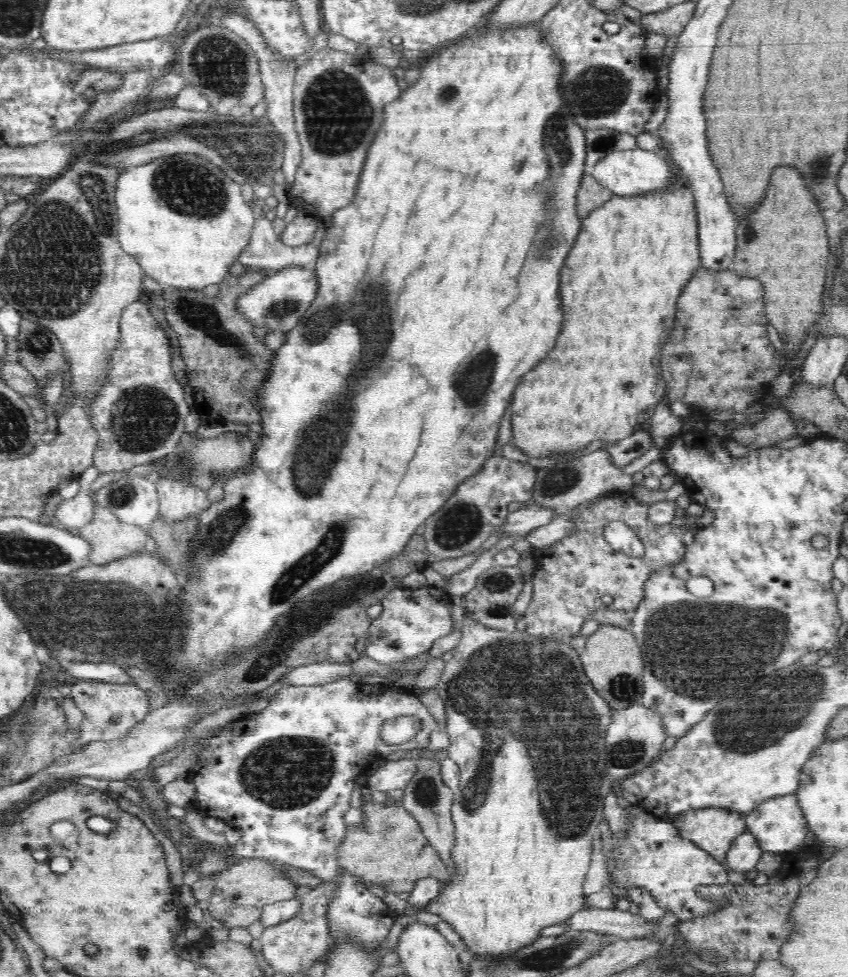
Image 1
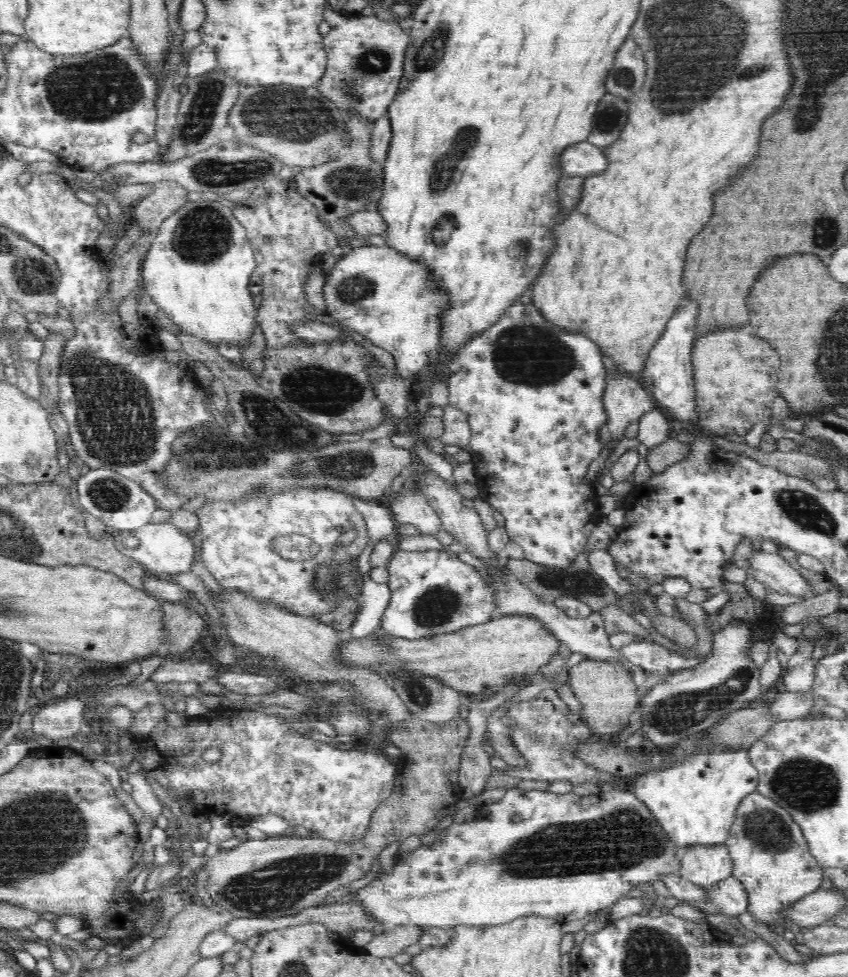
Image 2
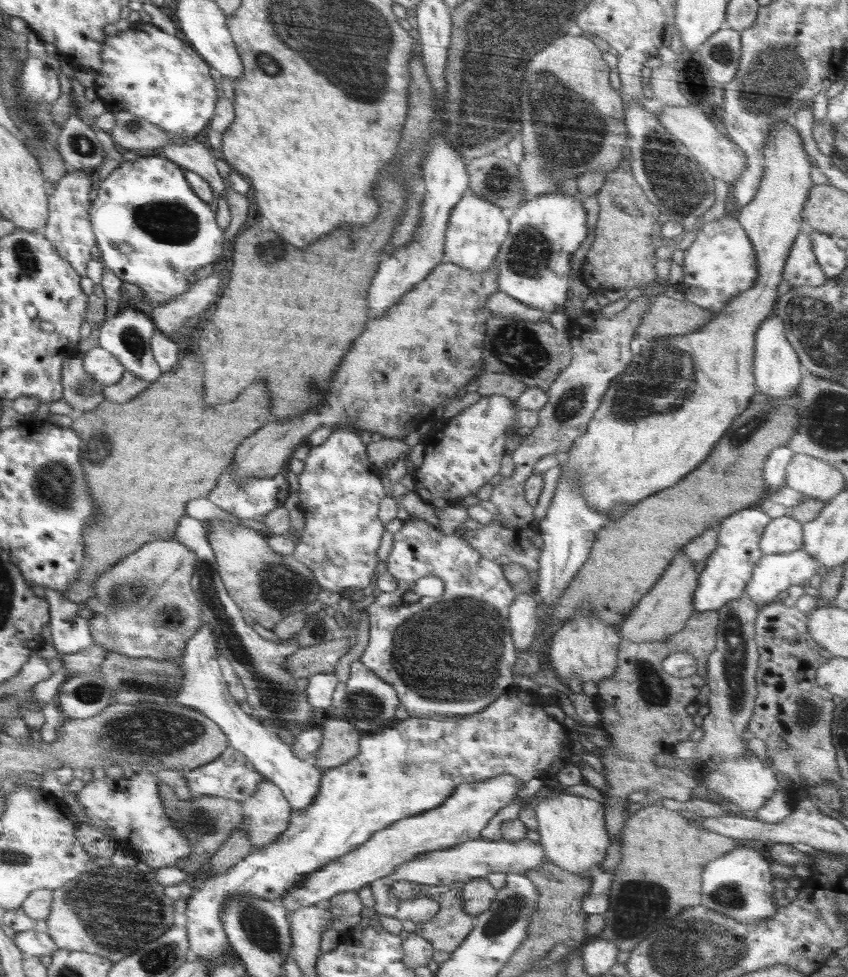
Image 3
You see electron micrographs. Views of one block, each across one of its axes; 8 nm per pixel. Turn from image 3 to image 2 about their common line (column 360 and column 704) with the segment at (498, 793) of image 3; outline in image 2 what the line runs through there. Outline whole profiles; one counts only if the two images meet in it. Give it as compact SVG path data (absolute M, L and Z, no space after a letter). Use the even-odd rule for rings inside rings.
M725 843L691 844L678 857L680 876L700 888L713 887L733 873L733 862Z

